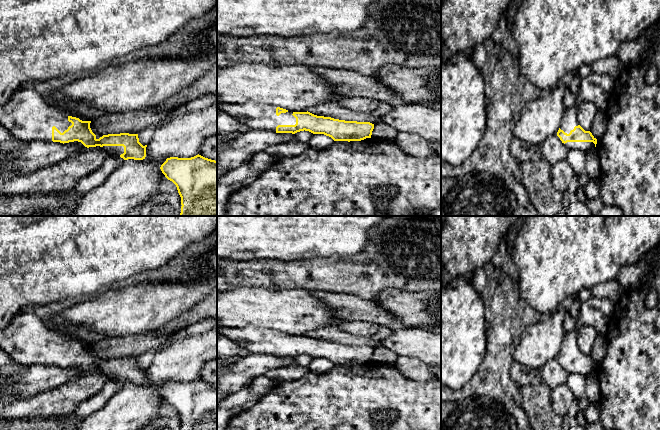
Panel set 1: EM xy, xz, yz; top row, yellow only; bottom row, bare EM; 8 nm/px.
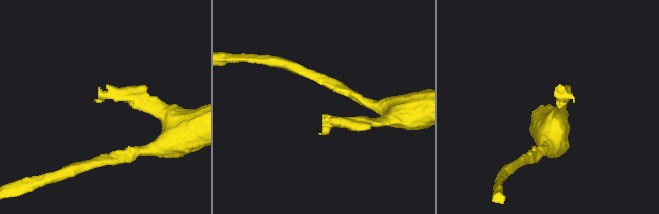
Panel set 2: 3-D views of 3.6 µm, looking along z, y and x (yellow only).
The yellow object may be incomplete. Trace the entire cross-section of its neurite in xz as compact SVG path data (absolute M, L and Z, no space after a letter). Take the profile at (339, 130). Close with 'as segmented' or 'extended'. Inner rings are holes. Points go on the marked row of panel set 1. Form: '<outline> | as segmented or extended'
M247 101L244 103L221 103L217 108L223 110L249 130L271 130L276 133L309 131L324 134L334 141L361 141L371 138L374 124L370 122L345 121L331 117L317 116L310 112L292 112L277 107Z | extended

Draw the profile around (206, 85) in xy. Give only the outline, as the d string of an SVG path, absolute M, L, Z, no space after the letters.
M217 64L213 65L203 77L195 81L190 87L181 90L173 97L163 101L158 105L158 108L167 112L171 108L179 108L187 105L193 100L214 93L217 93Z

